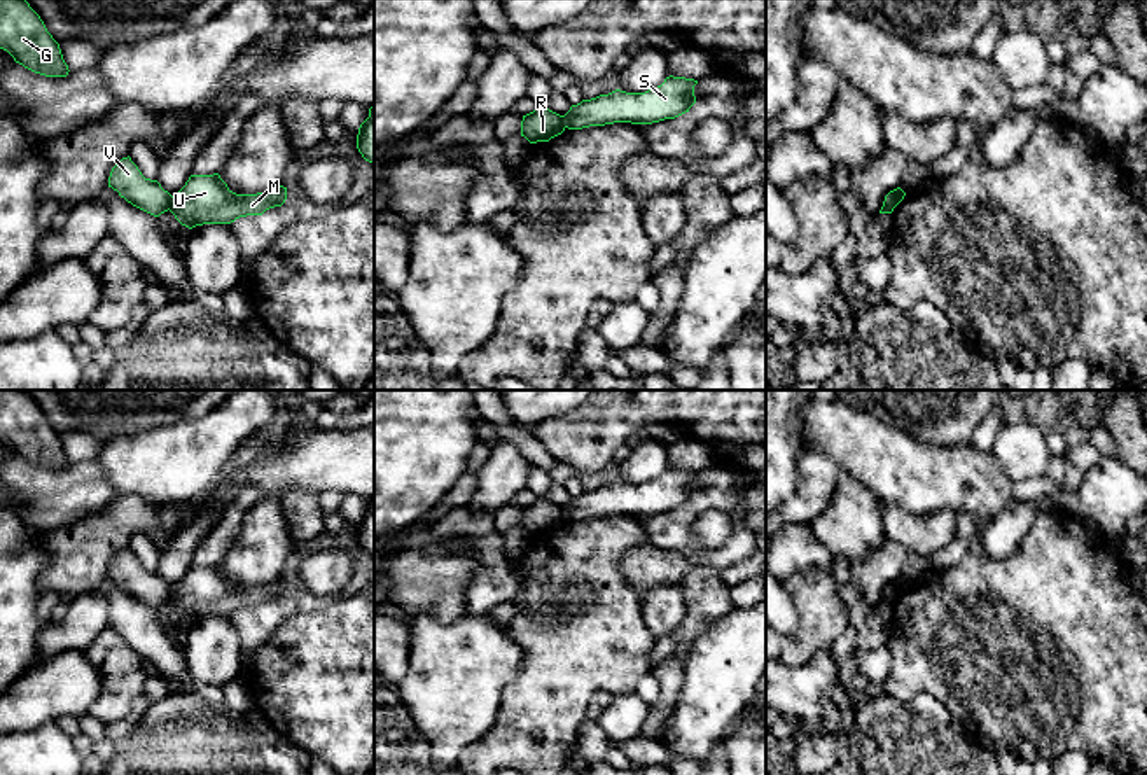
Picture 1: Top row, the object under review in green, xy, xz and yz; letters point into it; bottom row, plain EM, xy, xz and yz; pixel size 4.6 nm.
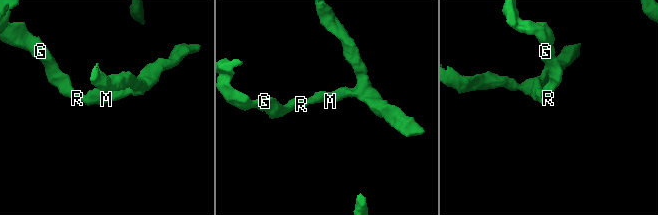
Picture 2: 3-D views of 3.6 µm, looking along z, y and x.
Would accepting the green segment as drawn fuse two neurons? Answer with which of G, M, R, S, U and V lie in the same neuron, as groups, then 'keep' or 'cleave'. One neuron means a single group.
G R V / M S U | cleave

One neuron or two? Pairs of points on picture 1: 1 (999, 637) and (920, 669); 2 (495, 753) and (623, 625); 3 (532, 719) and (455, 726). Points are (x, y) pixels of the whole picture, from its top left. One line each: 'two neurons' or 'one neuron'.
1: one neuron
2: one neuron
3: two neurons

